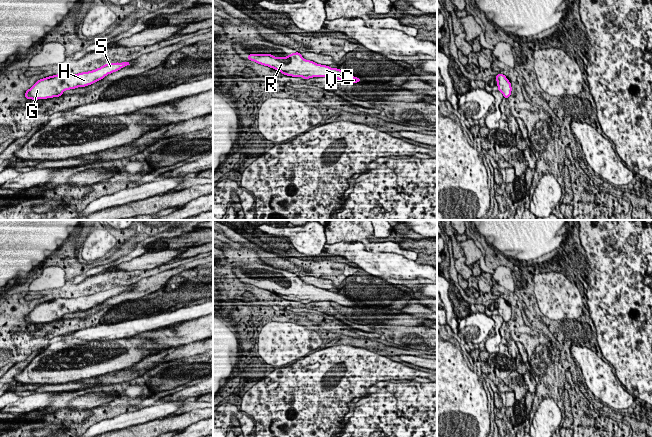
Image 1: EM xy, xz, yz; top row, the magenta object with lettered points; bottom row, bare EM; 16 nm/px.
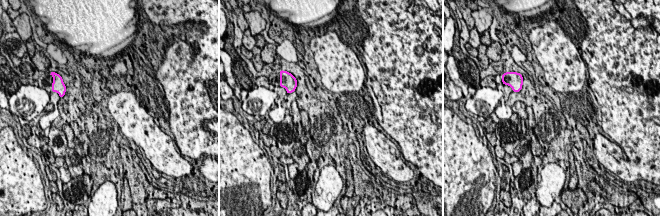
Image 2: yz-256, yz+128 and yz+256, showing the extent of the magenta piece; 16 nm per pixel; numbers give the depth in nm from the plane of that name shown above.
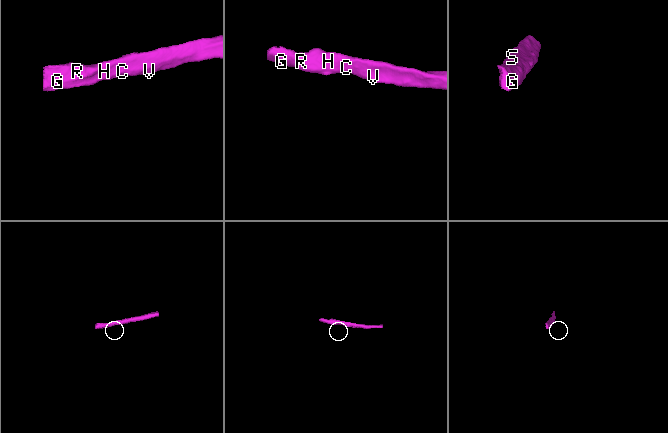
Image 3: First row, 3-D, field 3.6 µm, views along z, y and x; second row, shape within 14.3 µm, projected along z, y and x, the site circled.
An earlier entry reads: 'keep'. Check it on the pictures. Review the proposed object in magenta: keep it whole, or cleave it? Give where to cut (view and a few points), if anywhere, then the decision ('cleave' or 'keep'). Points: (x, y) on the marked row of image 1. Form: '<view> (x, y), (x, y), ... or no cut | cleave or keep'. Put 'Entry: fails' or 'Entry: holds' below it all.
no cut | keep
Entry: holds

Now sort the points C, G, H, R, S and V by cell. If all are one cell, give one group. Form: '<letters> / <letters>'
C G H R S V

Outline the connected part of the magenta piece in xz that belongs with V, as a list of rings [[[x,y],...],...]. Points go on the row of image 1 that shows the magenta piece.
[[[299,52],[289,54],[287,57],[275,57],[272,54],[249,54],[247,60],[273,68],[286,76],[302,77],[303,79],[333,77],[343,82],[361,82],[360,78],[349,75],[343,70],[306,60]]]

